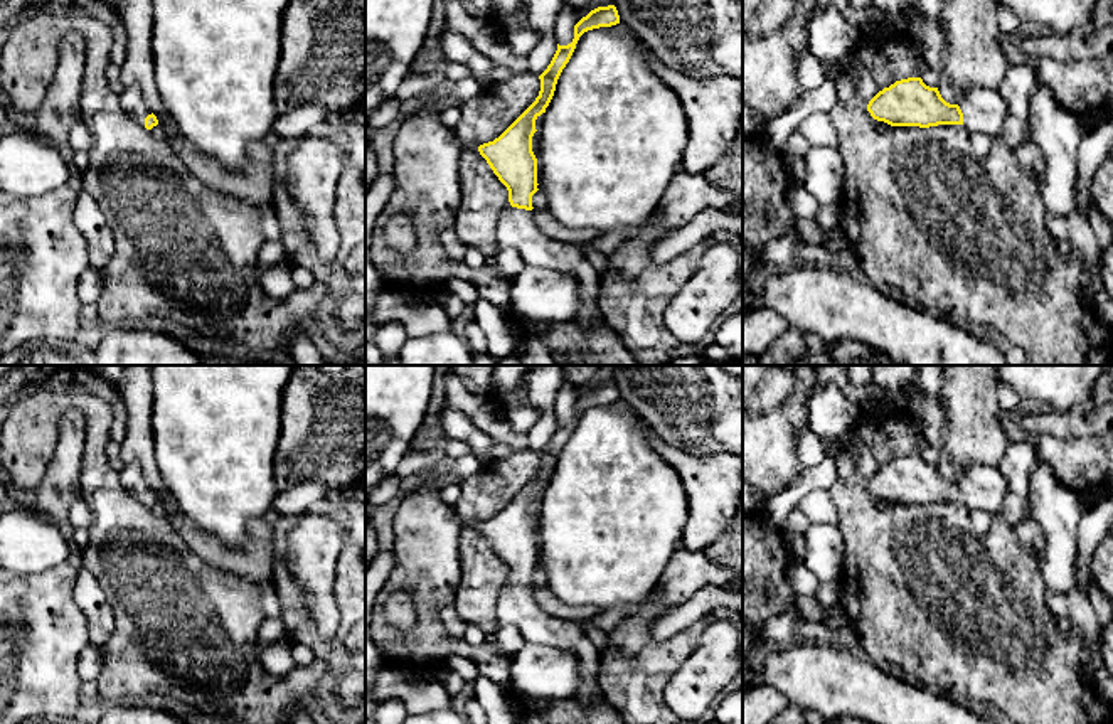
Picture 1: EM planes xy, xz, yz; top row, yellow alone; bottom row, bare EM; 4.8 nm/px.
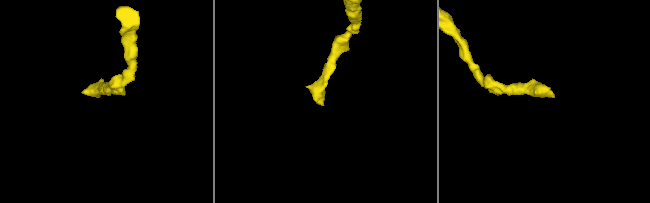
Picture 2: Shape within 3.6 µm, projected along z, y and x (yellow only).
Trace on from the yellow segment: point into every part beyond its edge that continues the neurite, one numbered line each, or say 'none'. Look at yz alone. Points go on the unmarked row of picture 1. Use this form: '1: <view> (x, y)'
1: yz (985, 489)

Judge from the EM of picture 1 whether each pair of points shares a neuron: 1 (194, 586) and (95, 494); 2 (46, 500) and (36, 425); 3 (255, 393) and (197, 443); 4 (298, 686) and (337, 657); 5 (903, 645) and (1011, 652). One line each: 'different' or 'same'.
1: same
2: different
3: same
4: different
5: same

